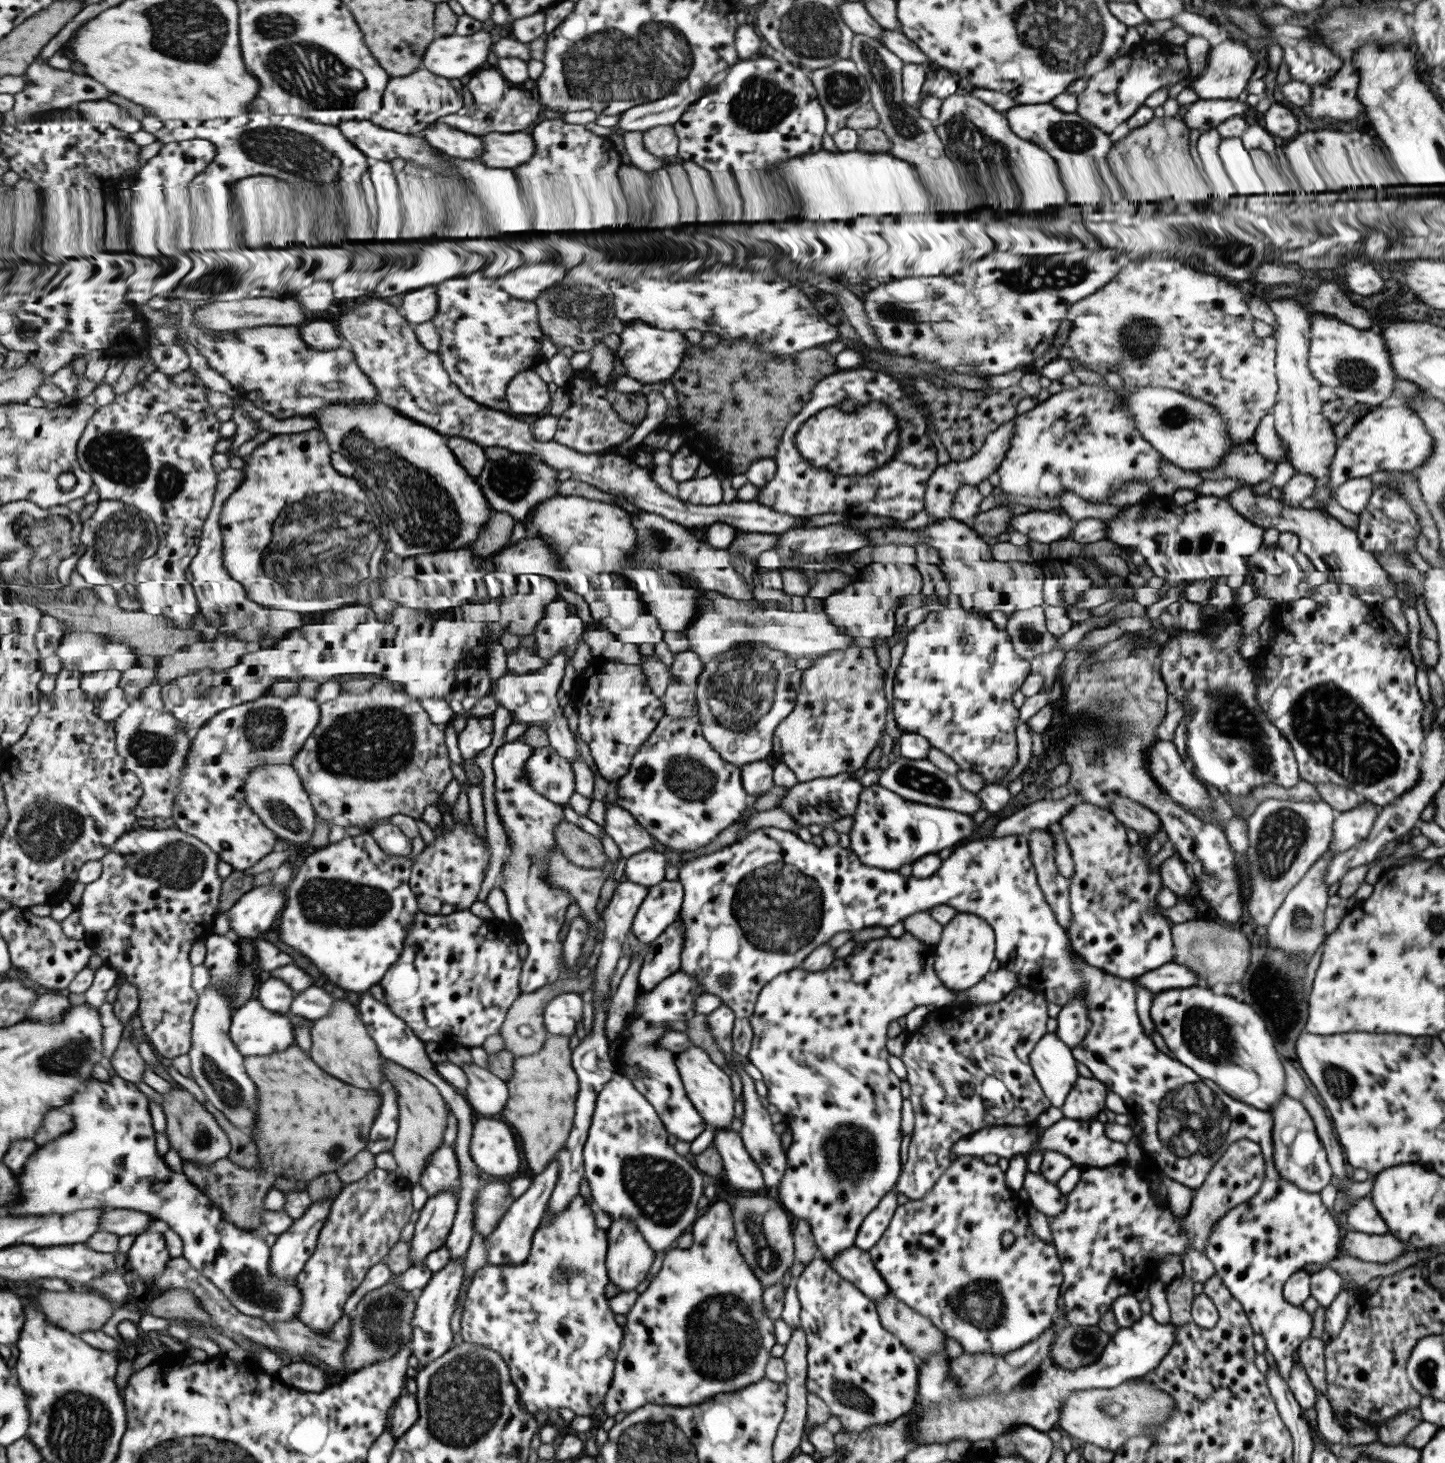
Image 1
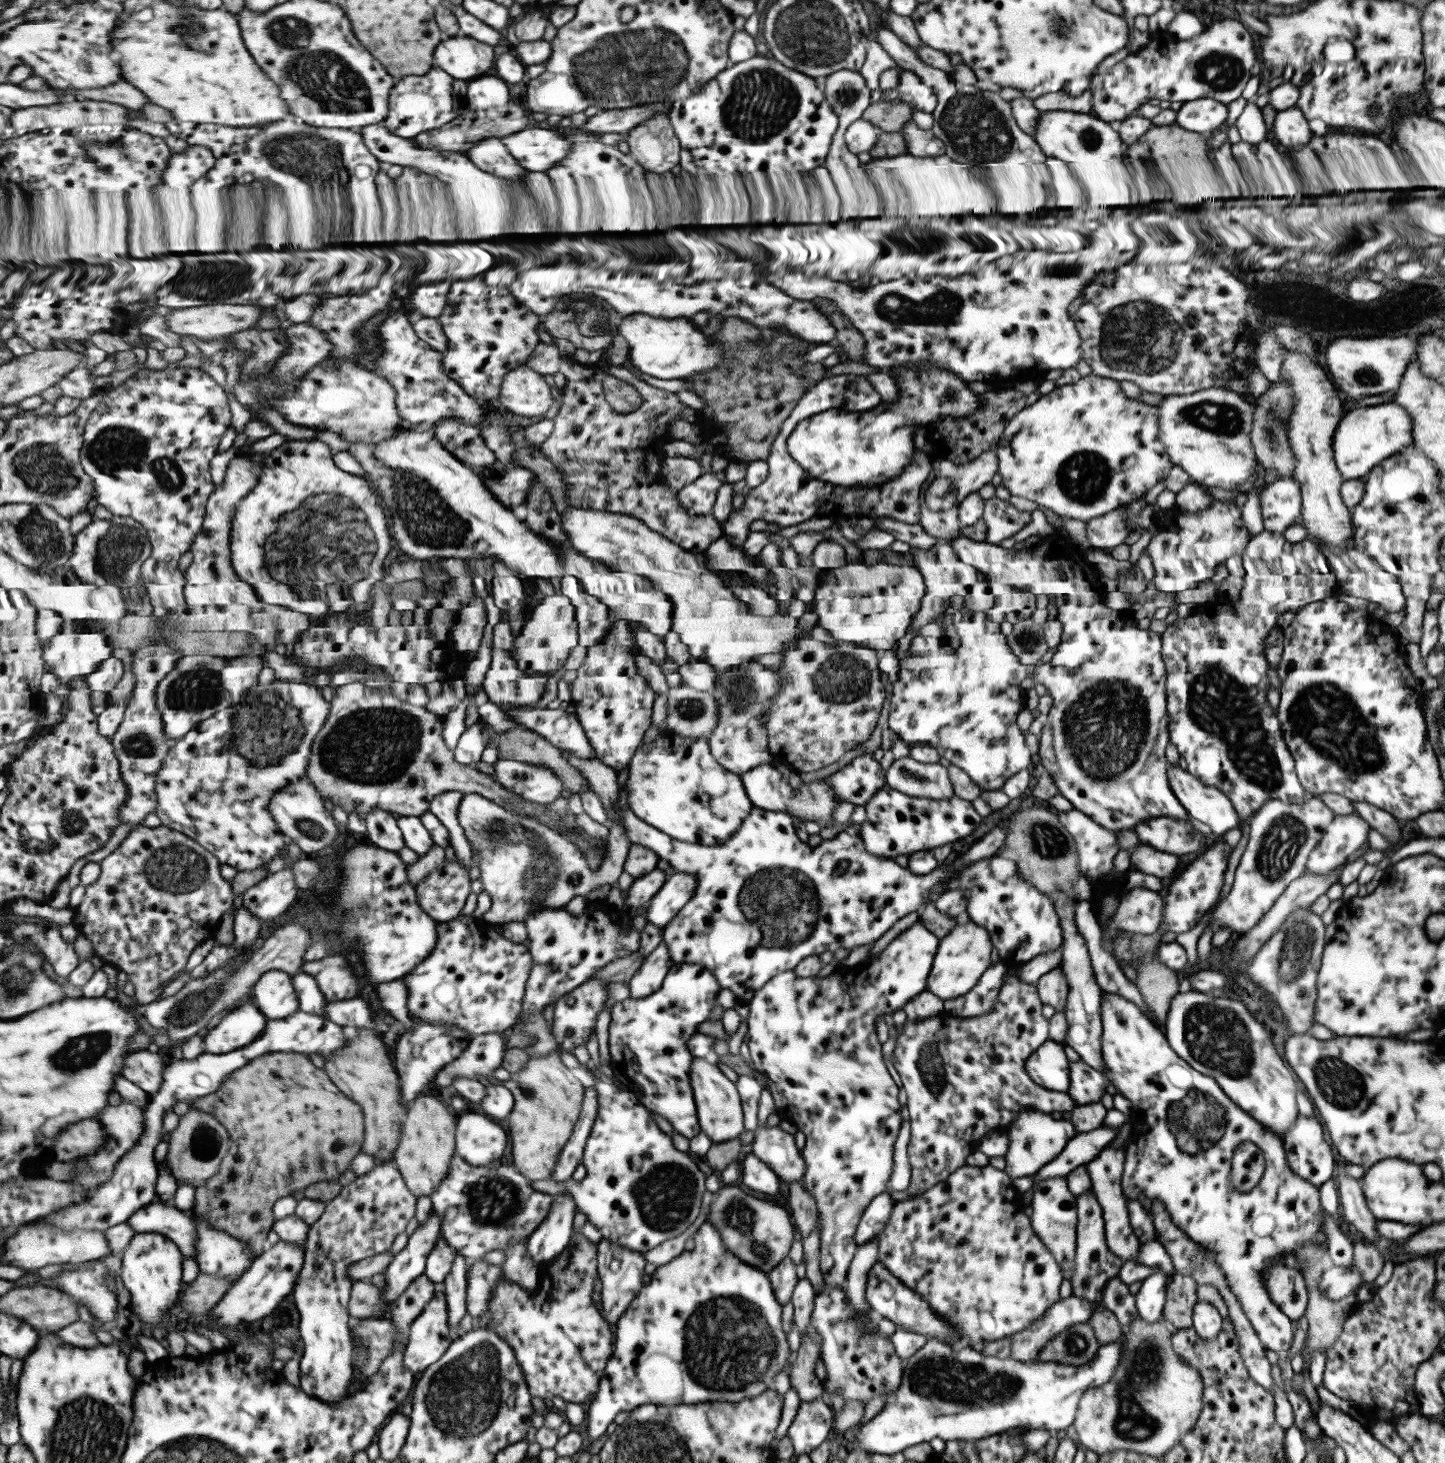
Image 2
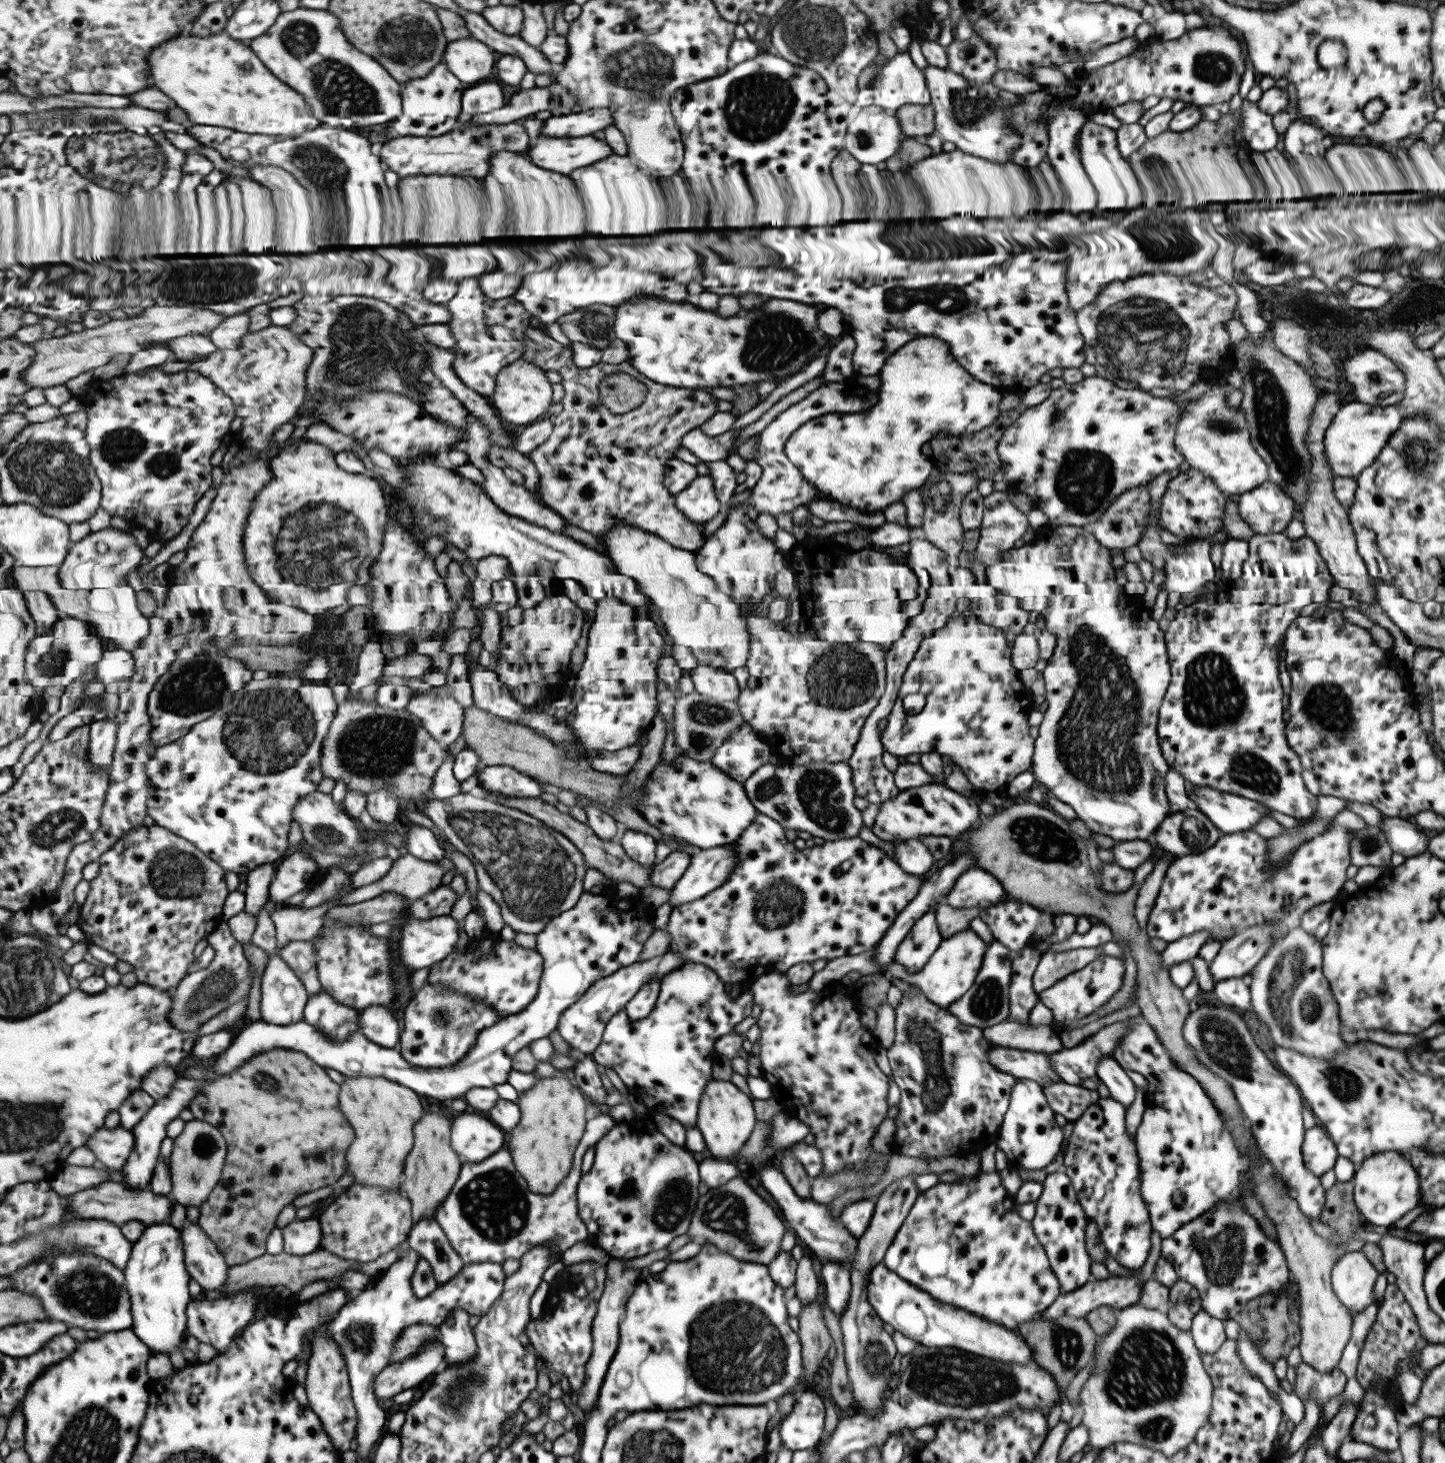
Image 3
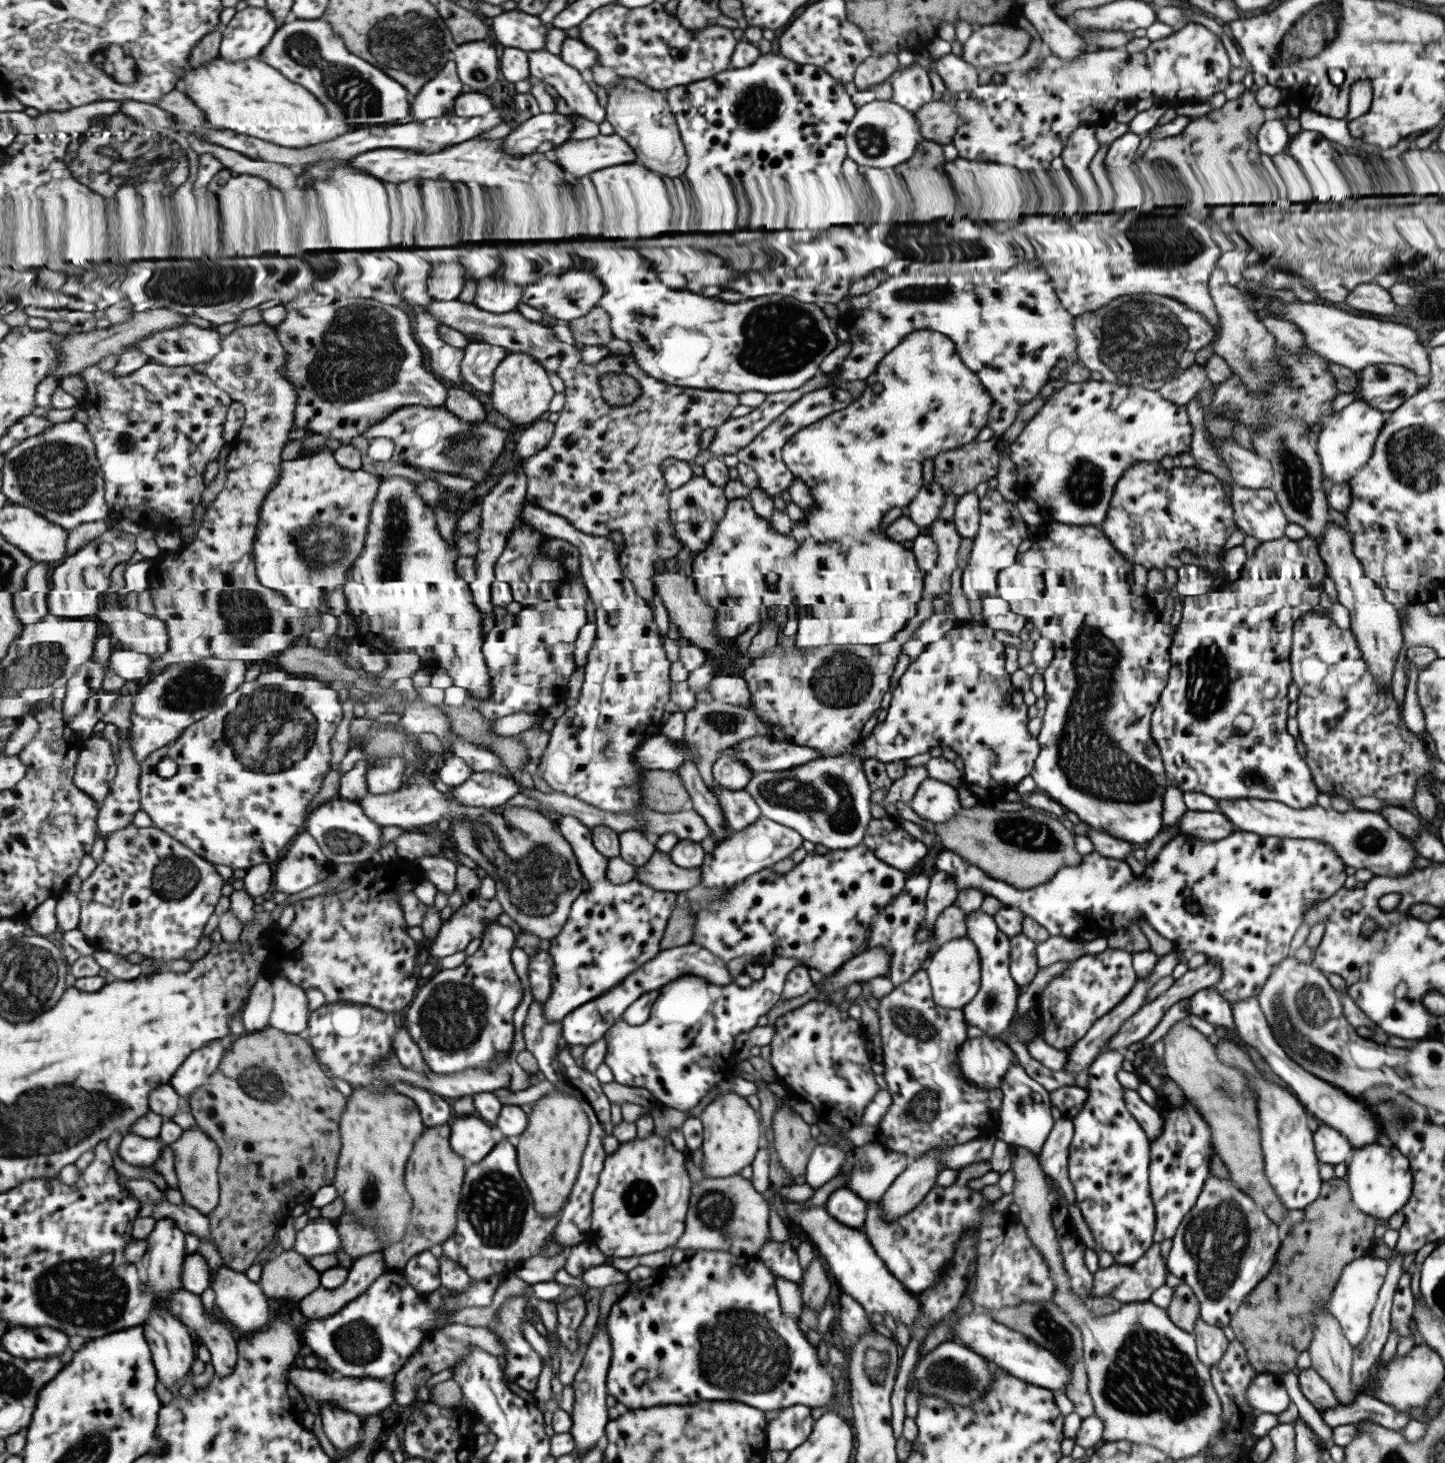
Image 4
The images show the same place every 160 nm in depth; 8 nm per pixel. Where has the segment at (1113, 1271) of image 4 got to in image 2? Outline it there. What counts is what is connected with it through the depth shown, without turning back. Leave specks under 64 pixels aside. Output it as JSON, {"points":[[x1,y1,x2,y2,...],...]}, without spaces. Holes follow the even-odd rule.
{"points":[[1072,1295,1065,1299,1059,1299,1055,1304,1052,1304,1041,1318,1034,1320,1025,1330,1015,1332,1009,1336,1000,1338,999,1340,985,1342,978,1350,983,1356,994,1356,995,1358,1010,1358,1019,1362,1037,1362,1038,1350,1058,1332,1075,1323,1085,1323,1090,1314,1097,1310,1094,1302,1090,1300,1079,1299]]}

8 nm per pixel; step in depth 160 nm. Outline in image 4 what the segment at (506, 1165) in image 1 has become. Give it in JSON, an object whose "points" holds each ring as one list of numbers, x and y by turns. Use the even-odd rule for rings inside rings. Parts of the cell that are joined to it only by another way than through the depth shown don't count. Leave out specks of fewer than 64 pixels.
{"points":[[460,1116,451,1128,450,1144,467,1163,482,1163,498,1144,493,1138,493,1125,479,1116]]}

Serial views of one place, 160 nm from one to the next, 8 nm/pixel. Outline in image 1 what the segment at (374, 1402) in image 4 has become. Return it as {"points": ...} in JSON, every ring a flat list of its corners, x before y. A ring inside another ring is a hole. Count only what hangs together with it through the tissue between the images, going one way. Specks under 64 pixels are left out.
{"points":[[466,1259,449,1260,444,1266,444,1270,433,1275,429,1285,422,1290,422,1294,418,1298,415,1318,412,1320,414,1337,411,1347,414,1356,419,1360,420,1367,427,1366,430,1362,446,1355,455,1342,453,1330,451,1330,451,1319,454,1318,455,1302,459,1298,461,1285,465,1279]]}

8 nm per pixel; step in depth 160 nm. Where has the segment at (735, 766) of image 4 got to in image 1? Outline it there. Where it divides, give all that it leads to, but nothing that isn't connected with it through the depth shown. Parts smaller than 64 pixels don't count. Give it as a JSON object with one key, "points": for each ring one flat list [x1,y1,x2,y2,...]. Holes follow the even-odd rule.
{"points":[[744,644,742,647,728,648,725,652,719,652,715,660,712,663,703,663,703,672,697,676,697,684,693,687,695,692,695,701,697,701,697,715,700,722,700,730,703,739,713,748,715,752,719,753,719,756,734,764,735,766,742,767,744,764,755,762,756,760,765,760,770,756,772,749,772,737,775,727,782,720,786,719,786,716,791,713,793,705,795,705,795,697,797,697,797,691,799,691,799,683,801,683,801,669,795,668,794,660,789,656,786,656,784,652,780,650,771,650,763,644,757,644,752,647,752,644]]}

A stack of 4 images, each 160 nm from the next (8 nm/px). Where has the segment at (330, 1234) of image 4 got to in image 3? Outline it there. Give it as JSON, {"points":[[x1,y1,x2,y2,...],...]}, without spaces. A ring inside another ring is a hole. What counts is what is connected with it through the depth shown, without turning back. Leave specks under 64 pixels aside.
{"points":[[319,1218,293,1221,282,1229,284,1249,292,1255,321,1250,322,1228]]}

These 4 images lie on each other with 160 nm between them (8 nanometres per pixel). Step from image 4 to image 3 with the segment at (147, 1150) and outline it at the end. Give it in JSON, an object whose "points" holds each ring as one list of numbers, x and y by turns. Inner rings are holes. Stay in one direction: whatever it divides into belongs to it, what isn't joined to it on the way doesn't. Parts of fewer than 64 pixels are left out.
{"points":[[120,1126,115,1129,103,1127,87,1141,87,1148,95,1154,103,1166,122,1171,131,1154,135,1152,134,1136,132,1130]]}

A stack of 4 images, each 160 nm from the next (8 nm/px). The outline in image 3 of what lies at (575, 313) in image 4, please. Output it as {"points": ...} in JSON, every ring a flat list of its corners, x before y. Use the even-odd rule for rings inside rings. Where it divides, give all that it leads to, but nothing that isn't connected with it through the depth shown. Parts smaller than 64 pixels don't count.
{"points":[[609,256,609,262,605,266,595,266,591,262,571,261,565,262,557,268,551,266,549,269,543,271,535,271,532,274,530,271,526,274,527,278,521,283,521,288,517,289,517,292,513,294,515,300,519,300,520,304,525,306,525,310,529,310,532,316,538,318,540,324,545,327,553,322,557,322,561,316,575,312,579,308,590,307,592,304,604,304,610,307,623,304,628,300,635,300,640,296,656,296,657,298,665,298,667,302,685,302,687,292,685,292,685,286,683,284,677,284,677,282,669,282,669,280,663,280,659,274,651,274,651,272,641,272,641,270,635,270,635,268,627,268,624,266,622,256]]}

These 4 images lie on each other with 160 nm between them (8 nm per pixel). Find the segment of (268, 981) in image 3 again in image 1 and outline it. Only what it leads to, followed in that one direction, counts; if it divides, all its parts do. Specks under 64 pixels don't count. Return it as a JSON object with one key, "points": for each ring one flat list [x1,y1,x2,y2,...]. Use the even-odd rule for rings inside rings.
{"points":[[273,976,265,979,256,991,256,997,264,1007,286,1015,291,1015,291,1003,296,995,289,984]]}

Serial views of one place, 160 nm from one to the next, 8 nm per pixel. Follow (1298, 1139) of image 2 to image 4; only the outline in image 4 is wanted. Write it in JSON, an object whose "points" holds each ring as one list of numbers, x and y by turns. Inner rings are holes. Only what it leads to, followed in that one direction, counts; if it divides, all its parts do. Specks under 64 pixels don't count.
{"points":[[1320,1124,1312,1132,1313,1147,1317,1161,1331,1166,1346,1162,1351,1154,1351,1145,1334,1128]]}

